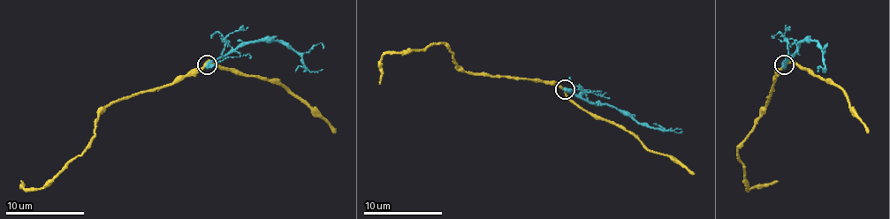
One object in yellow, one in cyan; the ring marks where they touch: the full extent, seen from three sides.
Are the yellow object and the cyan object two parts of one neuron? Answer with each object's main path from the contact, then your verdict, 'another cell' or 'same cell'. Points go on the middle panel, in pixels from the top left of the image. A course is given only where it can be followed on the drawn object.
yellow runs (566, 90), (528, 79), (471, 74), (437, 42), (429, 42), (424, 49), (384, 53), (378, 84); cyan runs (566, 90), (593, 103), (625, 109), (652, 127), (670, 132), (681, 129); another cell

